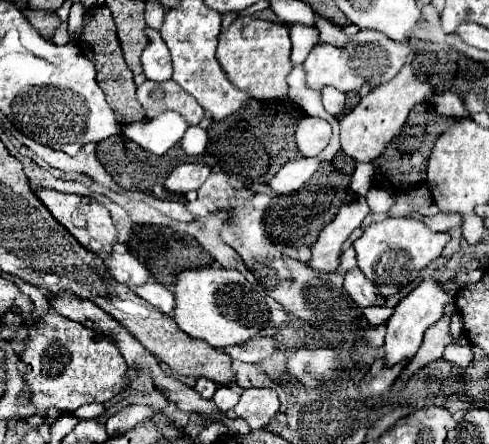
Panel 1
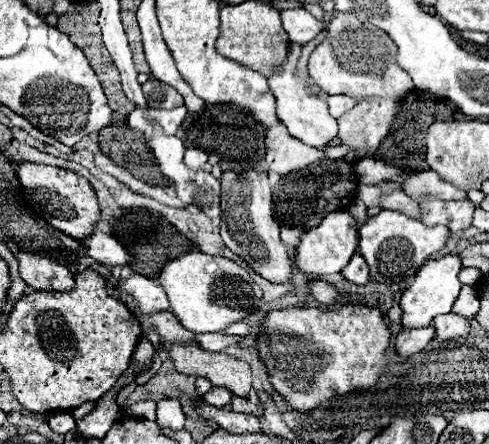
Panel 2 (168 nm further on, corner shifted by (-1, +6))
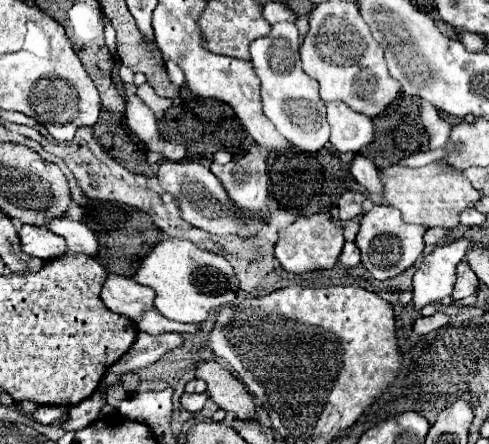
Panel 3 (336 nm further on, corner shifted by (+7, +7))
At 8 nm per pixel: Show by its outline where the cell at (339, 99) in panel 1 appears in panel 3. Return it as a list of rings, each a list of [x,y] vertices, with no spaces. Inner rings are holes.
[[[328,102],[326,108],[332,126],[330,142],[338,152],[358,152],[372,142],[372,118],[354,112],[344,102]]]

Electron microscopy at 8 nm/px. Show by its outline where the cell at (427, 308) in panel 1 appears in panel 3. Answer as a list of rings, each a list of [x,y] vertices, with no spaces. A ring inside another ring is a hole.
[[[460,238],[460,240],[454,240],[450,244],[436,246],[422,260],[420,268],[414,274],[414,284],[412,284],[412,306],[414,306],[416,312],[422,310],[428,304],[438,304],[442,298],[452,296],[452,290],[454,290],[454,284],[456,284],[456,266],[462,262],[468,246],[470,246],[470,242],[464,240],[464,238]]]

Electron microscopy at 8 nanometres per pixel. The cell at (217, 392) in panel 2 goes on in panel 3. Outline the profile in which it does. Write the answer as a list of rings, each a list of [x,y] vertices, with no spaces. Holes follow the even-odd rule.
[[[182,394],[182,406],[188,410],[188,412],[198,412],[204,408],[208,400],[208,394]]]

